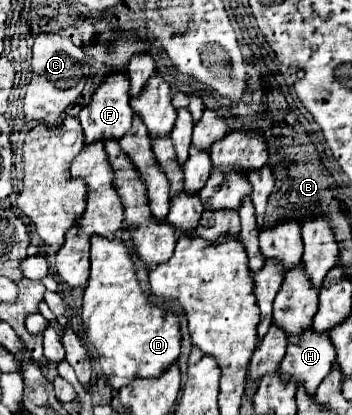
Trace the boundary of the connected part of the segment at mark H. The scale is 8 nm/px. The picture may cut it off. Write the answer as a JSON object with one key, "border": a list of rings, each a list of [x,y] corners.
{"border":[[[307,327],[307,331],[301,335],[291,335],[287,341],[287,353],[281,363],[283,377],[303,383],[307,393],[313,395],[335,361],[331,337],[327,331],[319,335]]]}

